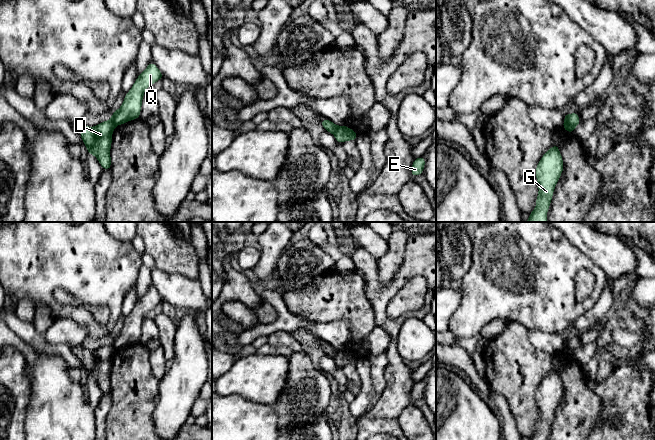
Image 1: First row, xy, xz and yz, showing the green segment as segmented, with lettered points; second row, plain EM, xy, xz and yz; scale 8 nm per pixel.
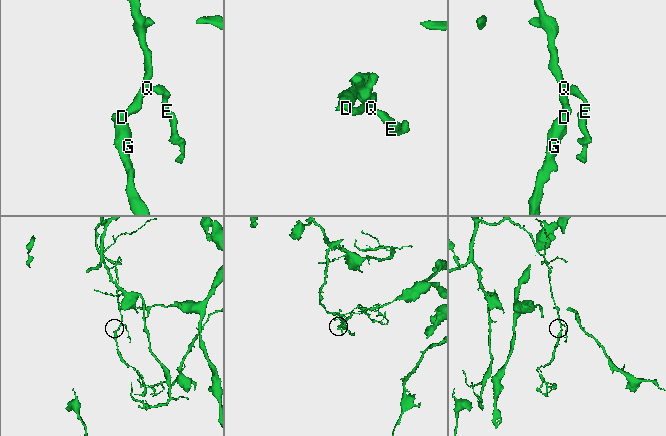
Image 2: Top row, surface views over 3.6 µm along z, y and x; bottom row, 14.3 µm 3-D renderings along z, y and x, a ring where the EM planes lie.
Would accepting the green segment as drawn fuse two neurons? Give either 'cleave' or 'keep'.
cleave

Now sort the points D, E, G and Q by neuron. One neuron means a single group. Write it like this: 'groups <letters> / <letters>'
groups D G / E Q

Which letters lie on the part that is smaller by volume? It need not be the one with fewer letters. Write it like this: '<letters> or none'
D, G

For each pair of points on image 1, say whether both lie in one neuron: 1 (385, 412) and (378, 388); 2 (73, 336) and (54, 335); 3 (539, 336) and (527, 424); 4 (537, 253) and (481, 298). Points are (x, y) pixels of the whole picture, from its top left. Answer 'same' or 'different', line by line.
1: different
2: same
3: different
4: same

